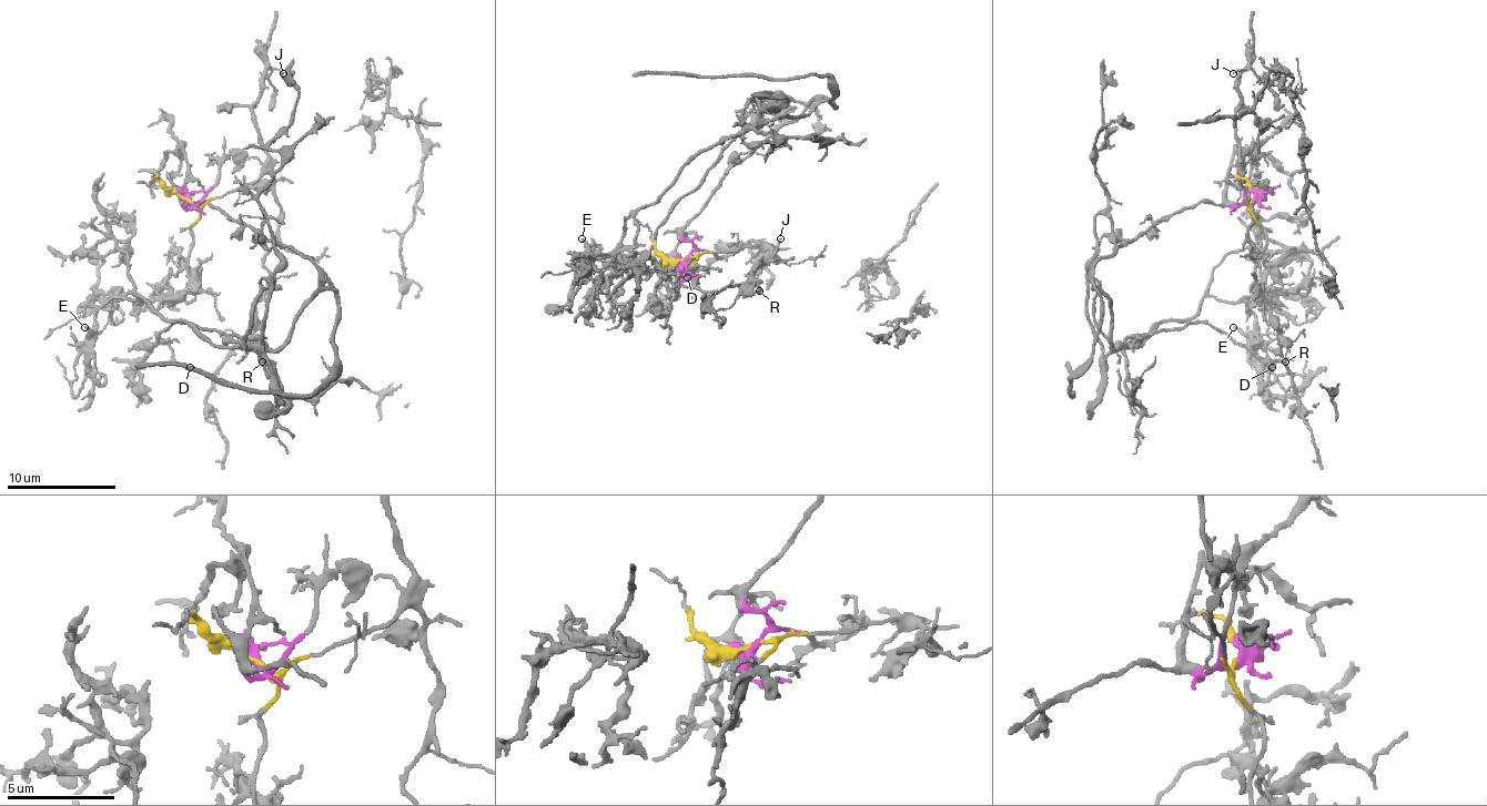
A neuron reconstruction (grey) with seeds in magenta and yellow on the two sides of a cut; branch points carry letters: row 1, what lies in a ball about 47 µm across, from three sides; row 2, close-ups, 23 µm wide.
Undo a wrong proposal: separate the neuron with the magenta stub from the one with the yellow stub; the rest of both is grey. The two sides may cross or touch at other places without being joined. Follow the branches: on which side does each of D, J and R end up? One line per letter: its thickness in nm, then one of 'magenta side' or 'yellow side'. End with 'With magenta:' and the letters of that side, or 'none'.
D: 160 nm thick; magenta side
J: 110 nm thick; yellow side
R: 110 nm thick; yellow side
With magenta: D

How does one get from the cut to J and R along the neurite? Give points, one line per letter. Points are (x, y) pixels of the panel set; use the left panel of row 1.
J: (182, 195), (204, 206), (251, 184), (262, 174), (267, 149), (253, 113), (259, 78), (272, 70), (283, 72)
R: (182, 195), (204, 206), (272, 176), (281, 212), (264, 258), (267, 292), (256, 305), (253, 346), (262, 363)

